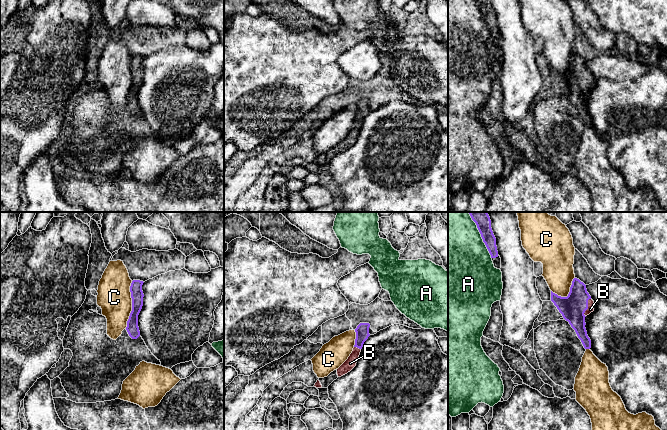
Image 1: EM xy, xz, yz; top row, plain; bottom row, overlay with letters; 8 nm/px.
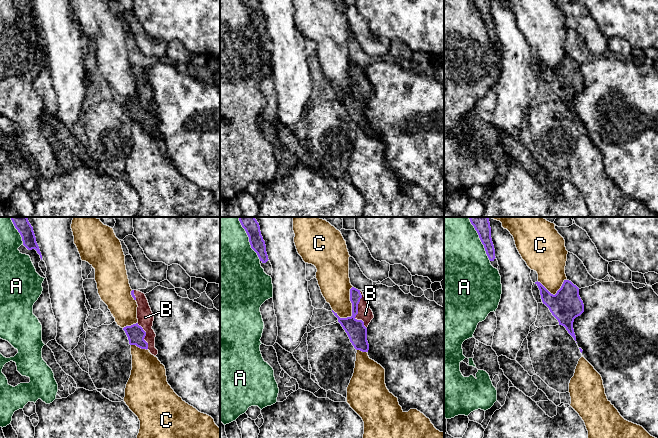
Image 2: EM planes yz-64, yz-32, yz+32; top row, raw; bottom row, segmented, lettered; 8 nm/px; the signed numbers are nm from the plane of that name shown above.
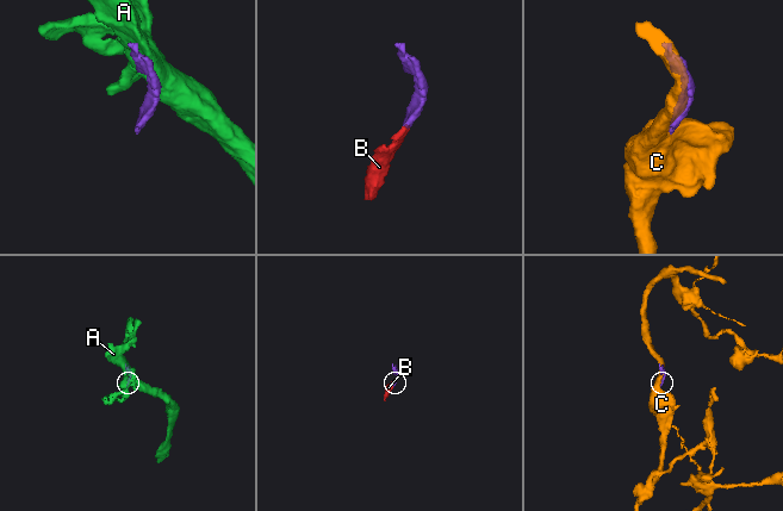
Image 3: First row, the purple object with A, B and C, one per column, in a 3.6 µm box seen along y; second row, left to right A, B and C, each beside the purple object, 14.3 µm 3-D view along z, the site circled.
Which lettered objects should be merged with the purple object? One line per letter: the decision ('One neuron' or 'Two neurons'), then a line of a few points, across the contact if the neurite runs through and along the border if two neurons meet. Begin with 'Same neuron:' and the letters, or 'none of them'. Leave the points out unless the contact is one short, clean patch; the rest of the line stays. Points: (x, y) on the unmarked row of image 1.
Same neuron: B
A: Two neurons
B: One neuron. Line: yz (572, 83), (587, 83), (590, 85)
C: Two neurons

